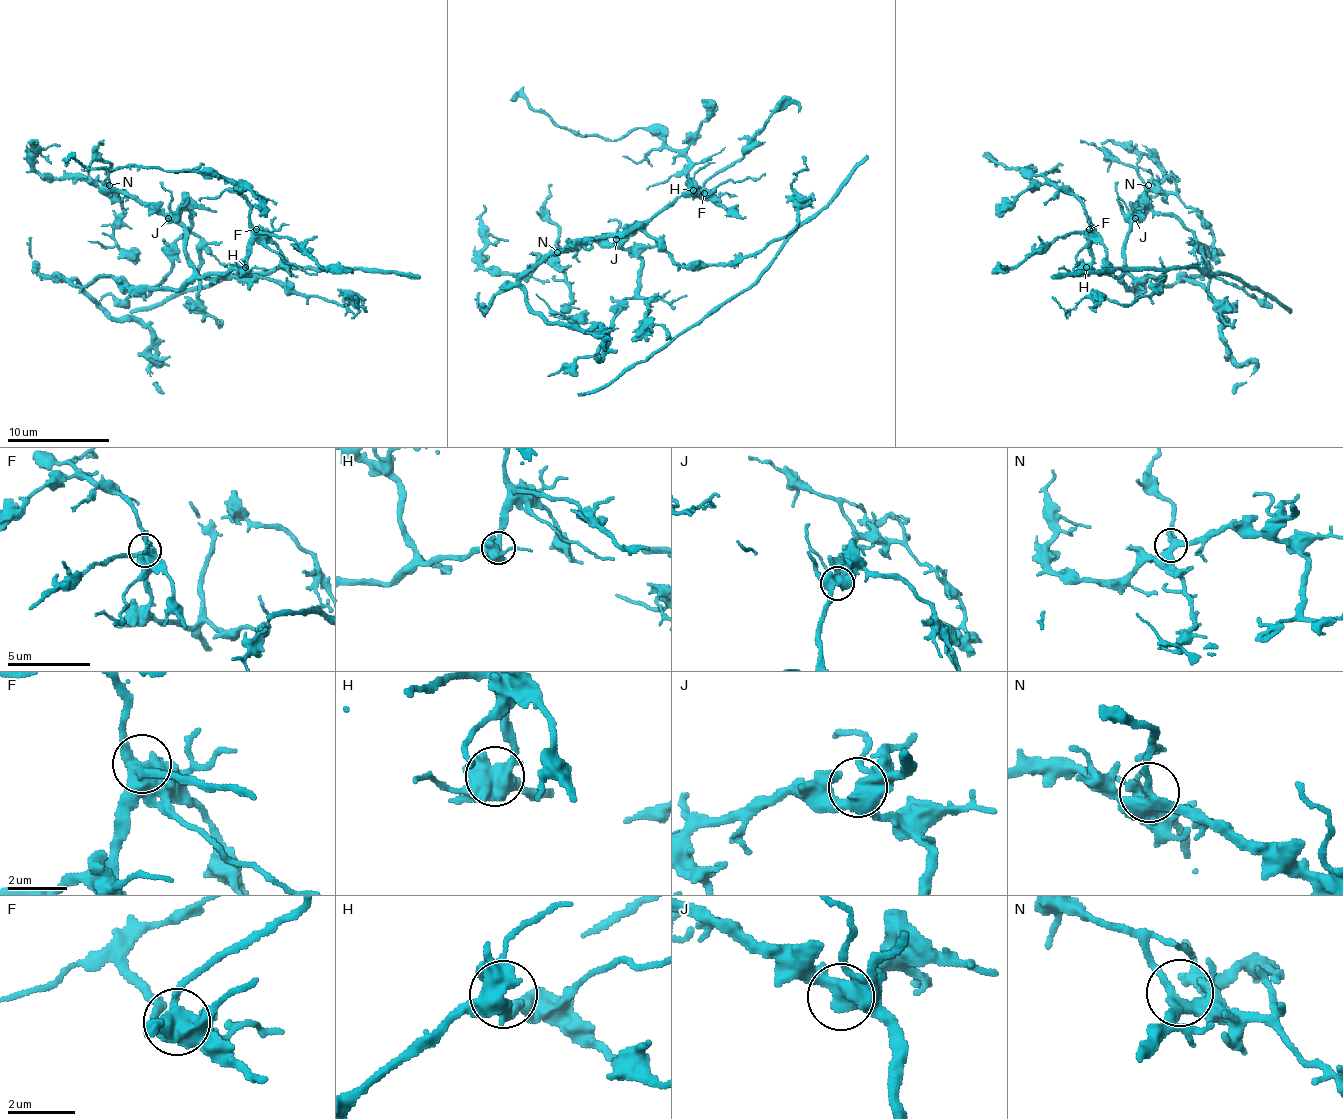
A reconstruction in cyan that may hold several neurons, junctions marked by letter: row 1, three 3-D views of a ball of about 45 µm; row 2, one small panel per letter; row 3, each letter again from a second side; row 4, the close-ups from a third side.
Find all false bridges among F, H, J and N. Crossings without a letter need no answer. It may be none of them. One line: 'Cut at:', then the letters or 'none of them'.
Cut at: none of them

